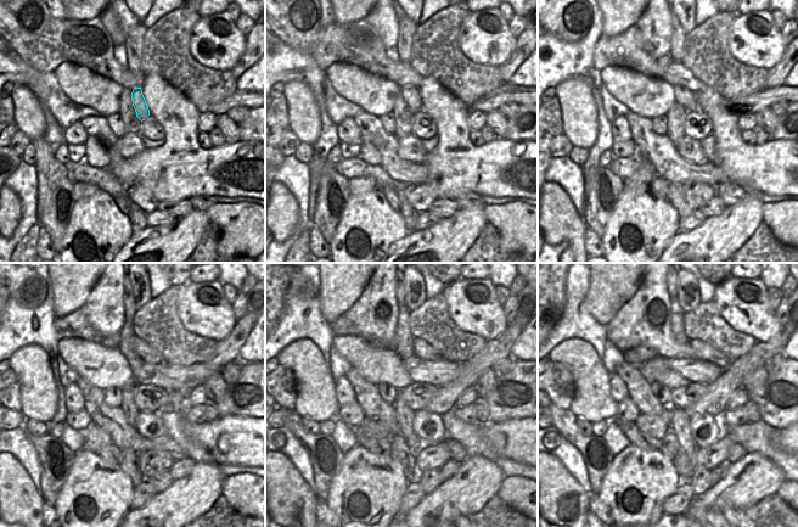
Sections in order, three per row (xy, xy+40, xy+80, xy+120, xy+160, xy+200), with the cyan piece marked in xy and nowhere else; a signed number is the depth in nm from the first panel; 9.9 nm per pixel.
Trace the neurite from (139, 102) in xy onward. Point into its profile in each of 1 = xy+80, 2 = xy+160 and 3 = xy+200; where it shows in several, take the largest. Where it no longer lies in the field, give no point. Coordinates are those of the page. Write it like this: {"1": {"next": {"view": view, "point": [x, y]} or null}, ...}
{"1": {"next": {"view": "xy+80", "point": [685, 97]}}, "2": {"next": {"view": "xy+160", "point": [403, 343]}}, "3": {"next": {"view": "xy+200", "point": [678, 325]}}}

